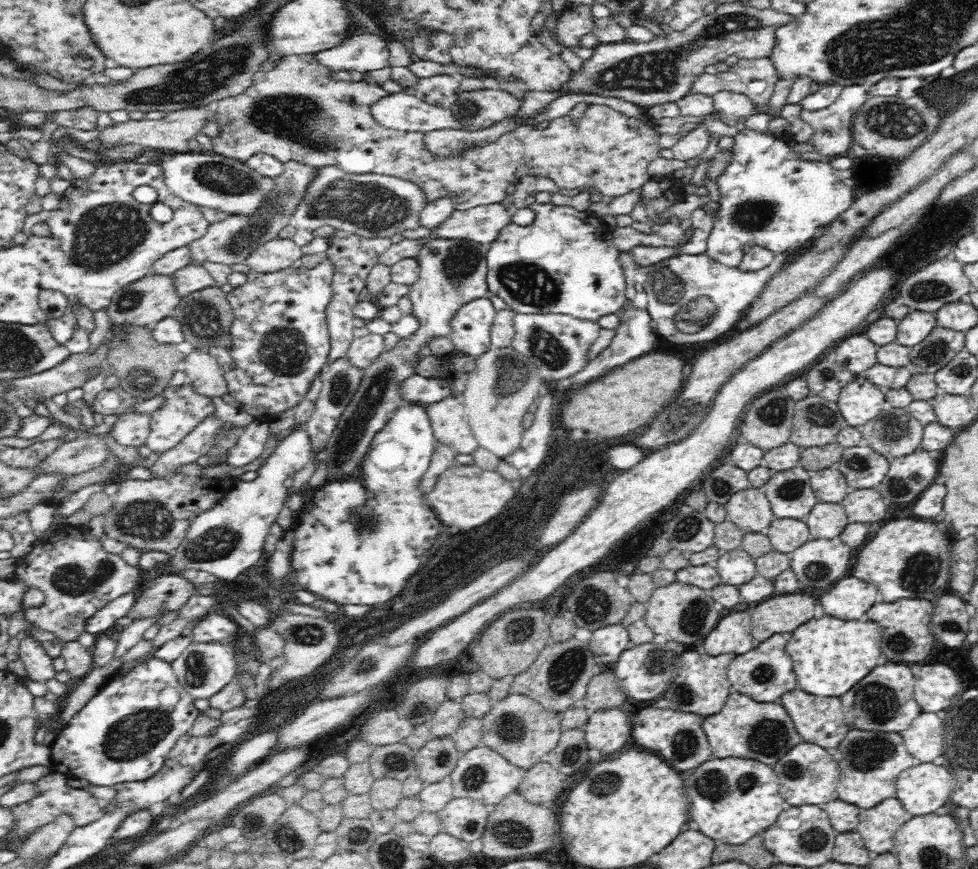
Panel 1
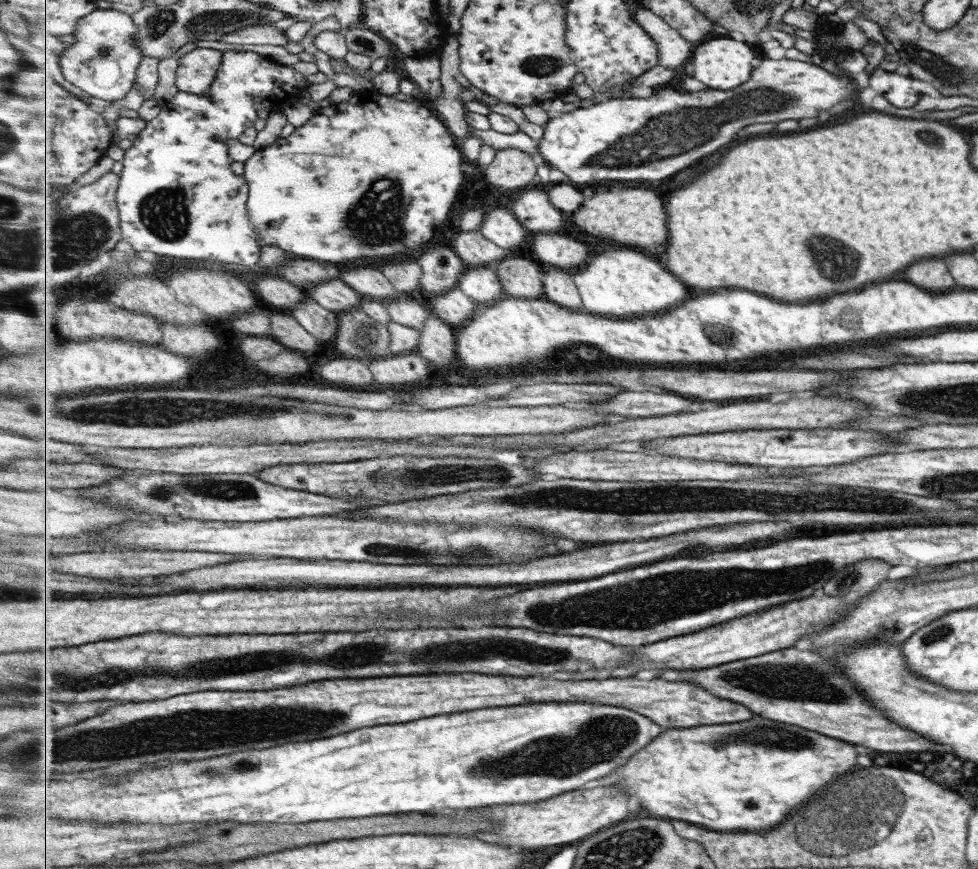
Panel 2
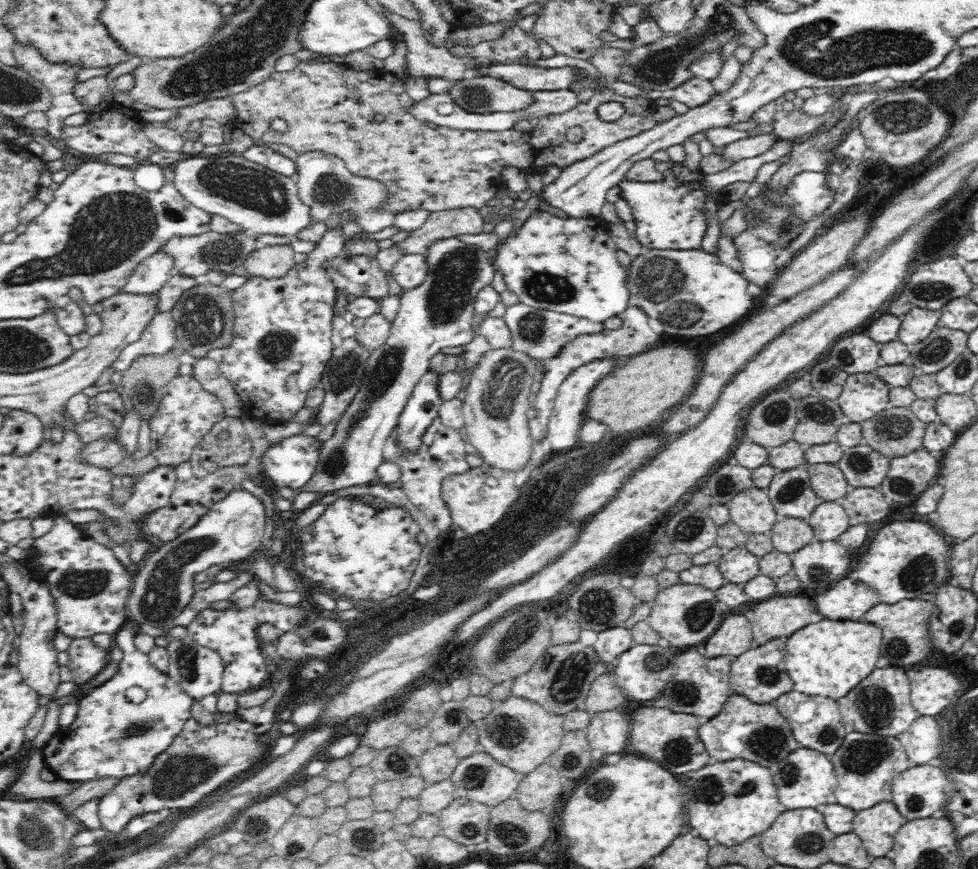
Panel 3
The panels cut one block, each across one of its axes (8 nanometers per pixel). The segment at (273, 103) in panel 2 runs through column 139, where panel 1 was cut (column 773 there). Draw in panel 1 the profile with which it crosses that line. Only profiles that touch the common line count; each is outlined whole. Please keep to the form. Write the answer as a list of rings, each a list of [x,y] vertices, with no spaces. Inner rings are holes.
[[[747,127],[735,137],[733,157],[729,167],[717,178],[719,201],[710,209],[713,229],[707,240],[706,253],[720,264],[739,267],[744,249],[757,244],[775,254],[792,251],[816,235],[842,212],[848,210],[856,198],[852,190],[842,183],[839,171],[826,161],[800,159],[790,147],[793,144],[790,134],[761,133]]]

